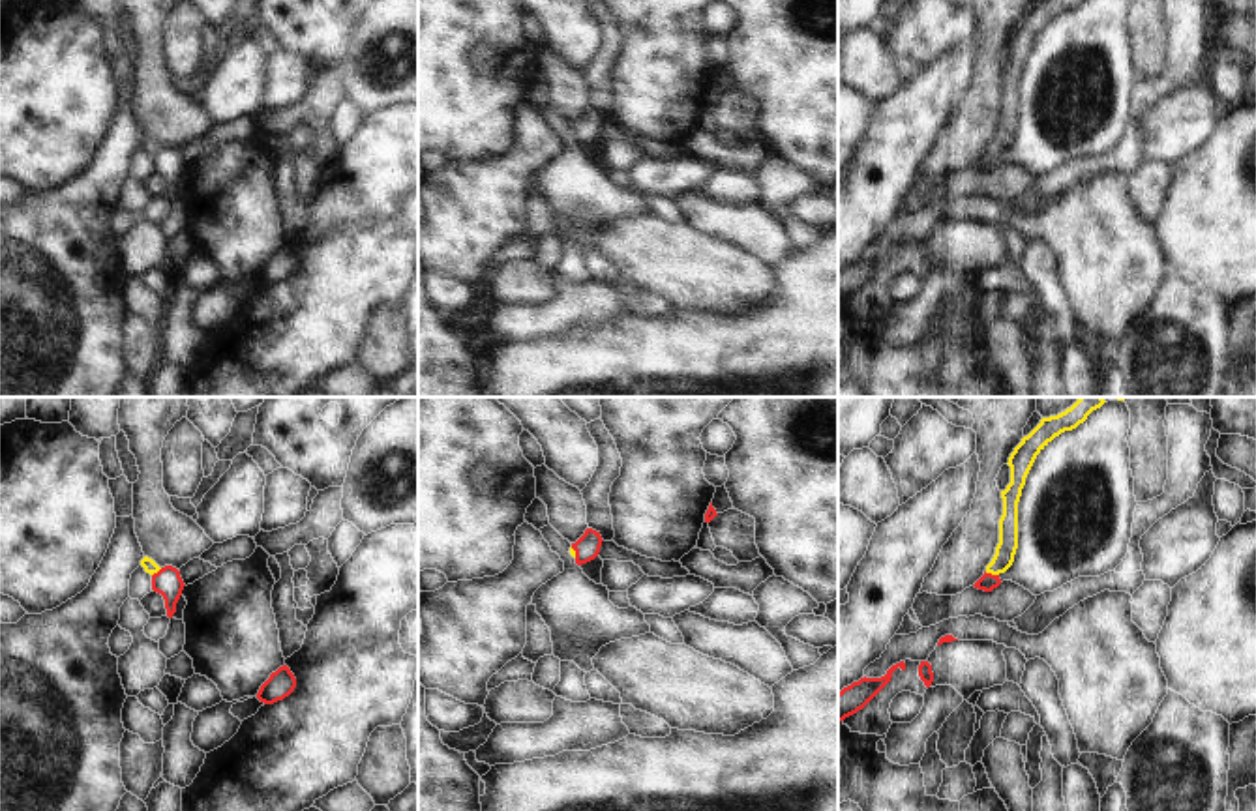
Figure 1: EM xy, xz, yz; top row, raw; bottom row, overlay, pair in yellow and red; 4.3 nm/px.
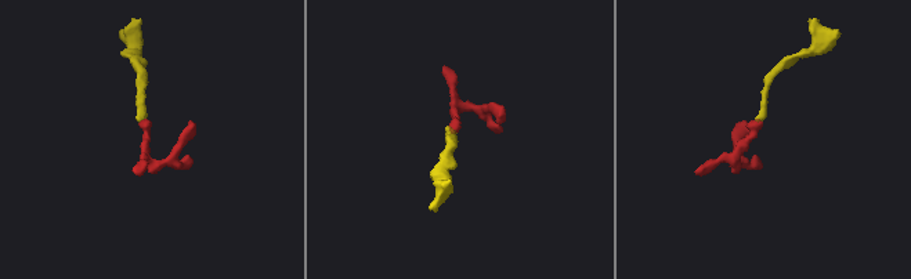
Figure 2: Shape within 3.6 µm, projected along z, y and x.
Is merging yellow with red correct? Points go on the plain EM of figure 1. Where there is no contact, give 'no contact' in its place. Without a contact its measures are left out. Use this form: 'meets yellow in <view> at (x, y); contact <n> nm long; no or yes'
meets yellow in yz at (992, 154); contact 70 nm long; yes

